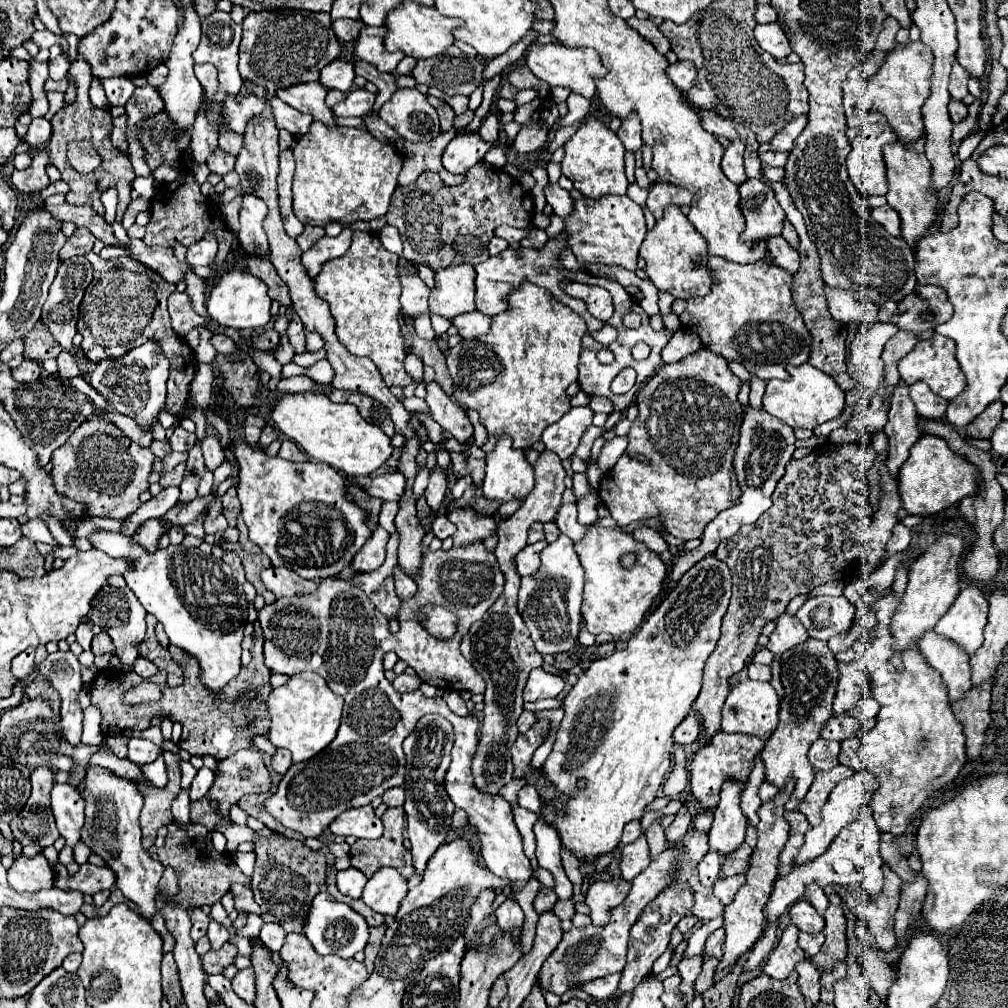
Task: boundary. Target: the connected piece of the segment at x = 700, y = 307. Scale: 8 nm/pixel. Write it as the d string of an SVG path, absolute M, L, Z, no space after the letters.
M709 256L708 271L714 275L714 283L710 287L710 293L706 297L696 297L686 301L686 311L678 315L680 325L698 333L702 345L718 355L722 355L726 361L738 361L742 363L752 375L760 377L762 381L768 379L788 379L786 365L802 365L810 357L810 333L804 327L802 315L792 303L792 275L784 271L782 267L758 261L752 265L738 265L716 256Z

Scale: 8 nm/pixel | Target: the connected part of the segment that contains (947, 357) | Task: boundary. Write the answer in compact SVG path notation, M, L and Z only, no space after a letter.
M934 333L926 341L918 341L914 345L914 349L906 357L900 359L898 371L900 371L900 377L908 385L912 385L916 381L924 381L924 383L928 383L928 387L932 389L934 395L940 395L942 399L948 399L948 401L952 401L966 387L966 377L954 355L954 341L948 337L942 337L938 333Z

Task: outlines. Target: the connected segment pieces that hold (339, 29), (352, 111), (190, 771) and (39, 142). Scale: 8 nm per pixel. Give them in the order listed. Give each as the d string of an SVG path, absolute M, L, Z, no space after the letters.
M336 19L332 23L332 29L340 43L350 43L352 39L356 39L362 27L364 27L362 21L352 21L352 19Z
M356 87L346 95L344 101L336 103L332 111L334 115L340 115L340 117L362 117L372 109L374 99L376 99L374 93L368 93L366 89Z
M182 761L180 767L182 767L182 789L188 791L188 789L190 789L190 783L194 781L194 777L196 777L198 771L196 771L188 761Z
M44 117L42 119L32 119L30 127L28 127L28 133L26 133L26 143L34 149L40 149L40 147L46 147L46 143L50 141L52 137L52 125L50 121L46 121Z

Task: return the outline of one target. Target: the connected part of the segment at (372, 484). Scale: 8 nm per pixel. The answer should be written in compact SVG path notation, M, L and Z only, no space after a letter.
M400 471L394 473L384 473L378 477L364 477L364 479L352 479L354 485L362 487L368 495L378 497L382 501L400 501L404 493L406 479L400 475Z

